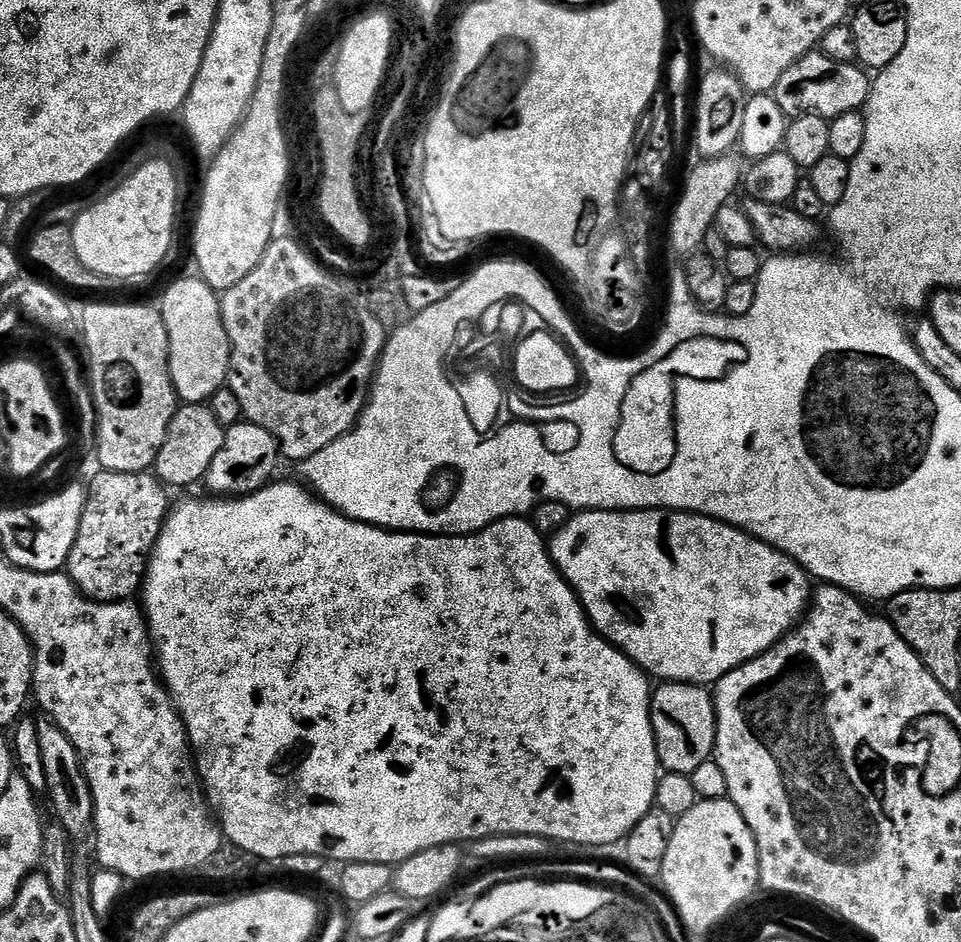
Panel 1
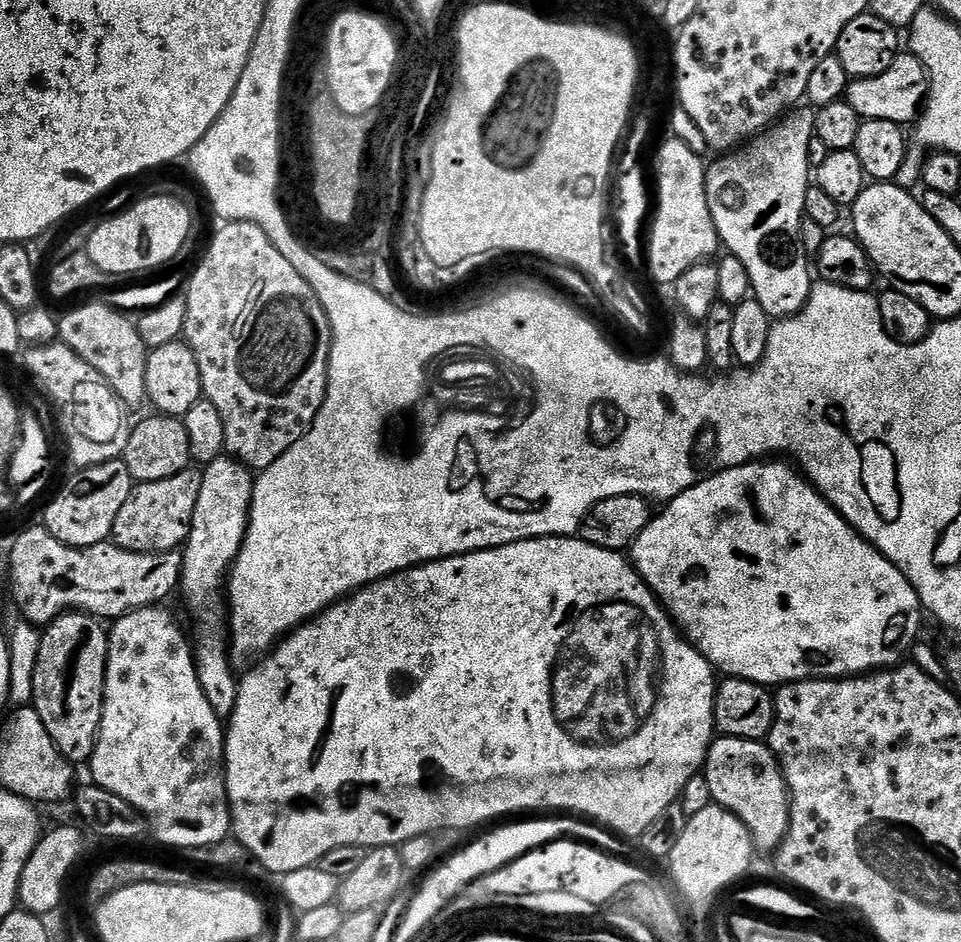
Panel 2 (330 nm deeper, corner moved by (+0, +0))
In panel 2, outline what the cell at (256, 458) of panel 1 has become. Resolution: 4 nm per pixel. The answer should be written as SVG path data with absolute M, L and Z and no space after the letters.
M225 454L219 456L214 462L203 465L200 472L200 489L198 502L194 502L194 518L188 531L188 539L182 545L182 570L178 585L179 595L184 595L184 604L192 615L196 625L190 628L192 643L192 659L196 662L198 682L202 686L202 694L206 694L206 702L214 706L214 714L221 718L232 715L234 702L237 698L237 677L232 677L233 659L230 657L230 632L226 627L226 592L225 584L232 571L232 565L240 552L244 535L248 529L248 515L252 509L253 473L246 465Z

